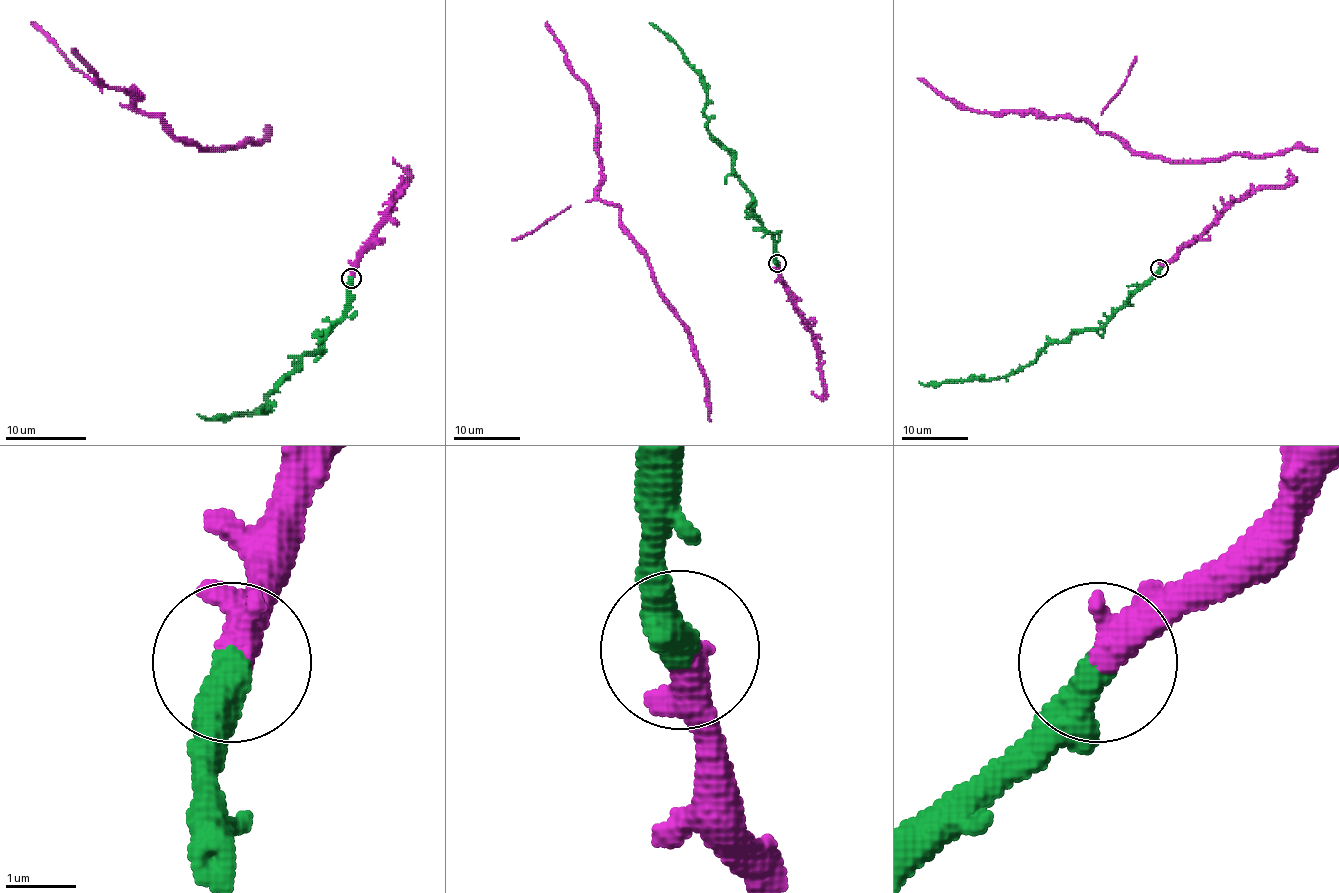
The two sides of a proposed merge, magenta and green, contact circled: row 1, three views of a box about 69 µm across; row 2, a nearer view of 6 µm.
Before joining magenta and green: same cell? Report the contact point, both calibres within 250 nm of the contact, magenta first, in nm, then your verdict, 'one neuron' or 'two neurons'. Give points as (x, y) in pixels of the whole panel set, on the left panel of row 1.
at (351, 278); 480 nm thick on the magenta side, 550 nm on the other; one neuron

